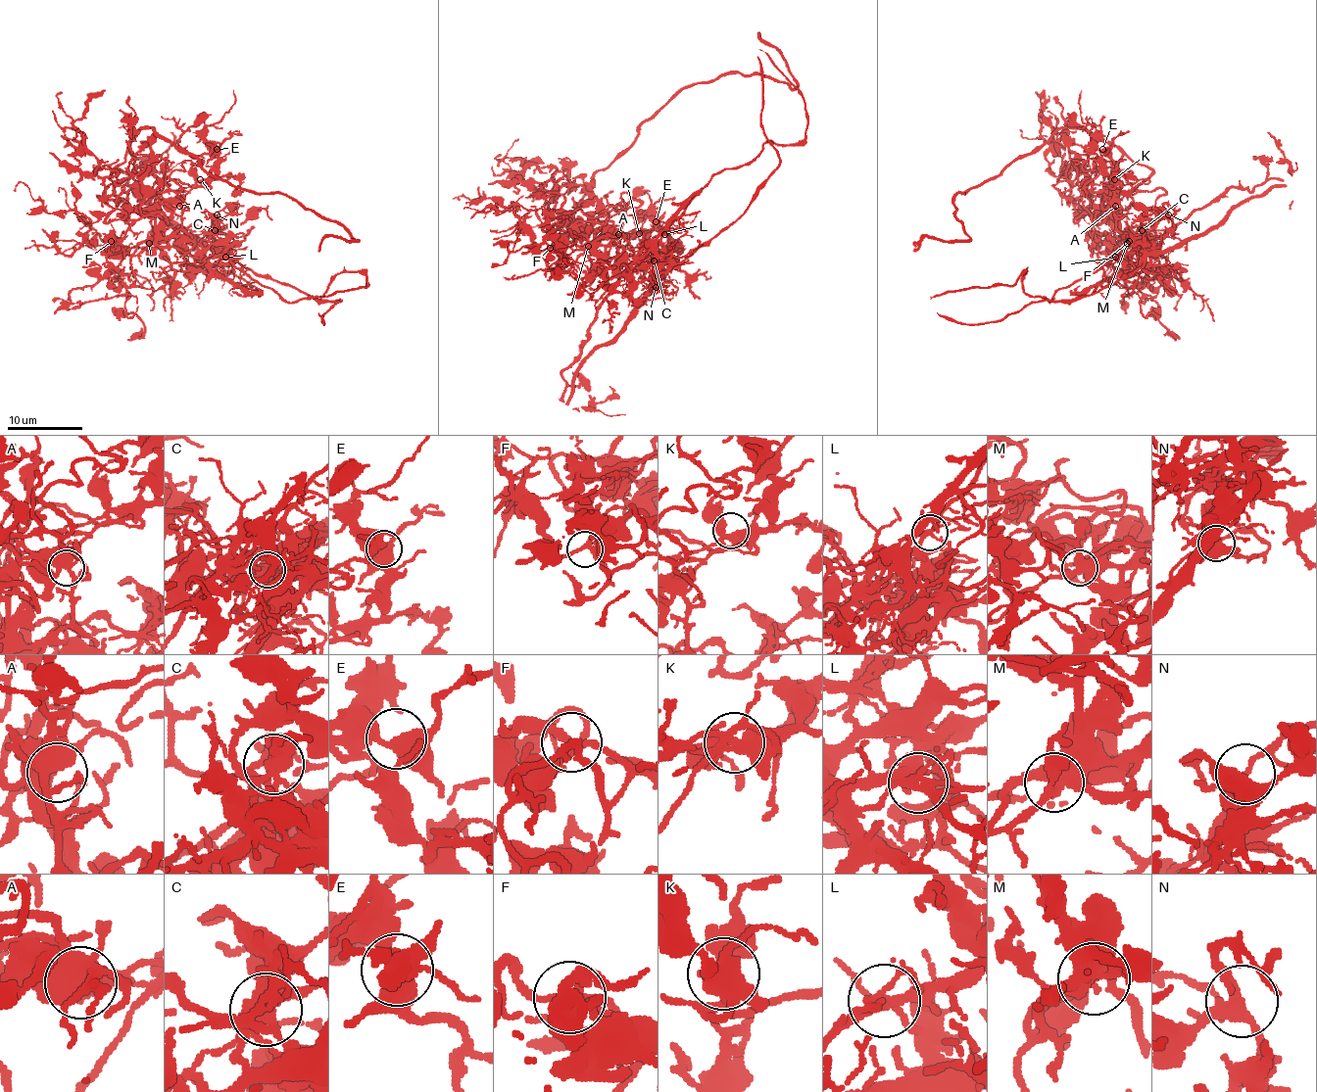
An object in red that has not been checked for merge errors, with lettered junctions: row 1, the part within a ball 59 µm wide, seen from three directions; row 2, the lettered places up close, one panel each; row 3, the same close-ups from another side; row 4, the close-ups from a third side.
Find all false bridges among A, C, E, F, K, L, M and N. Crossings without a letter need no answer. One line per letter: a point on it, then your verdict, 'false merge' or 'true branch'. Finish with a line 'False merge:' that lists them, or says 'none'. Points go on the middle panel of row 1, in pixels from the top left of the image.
A: at (618, 234); true branch
C: at (654, 261); false merge
E: at (656, 221); true branch
F: at (550, 248); true branch
K: at (639, 233); true branch
L: at (664, 234); false merge
M: at (588, 246); true branch
N: at (656, 287); true branch
False merge: C, L

